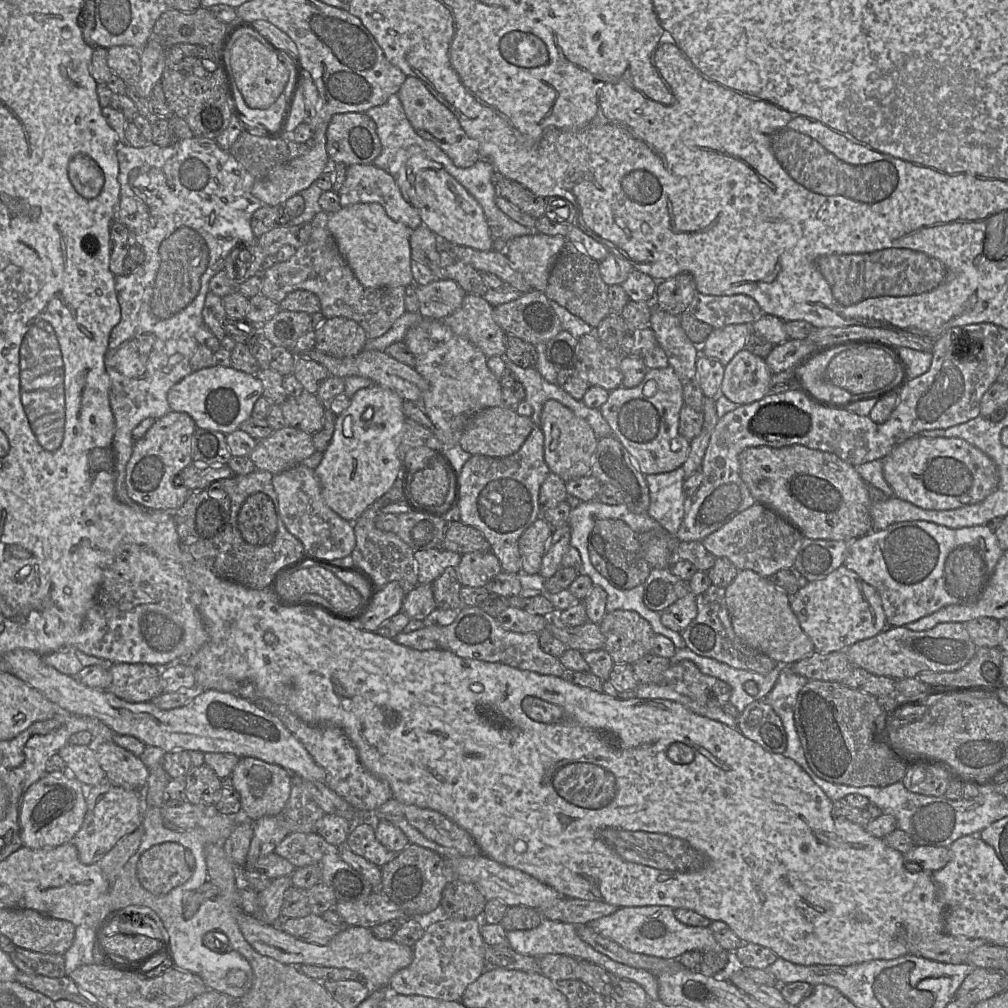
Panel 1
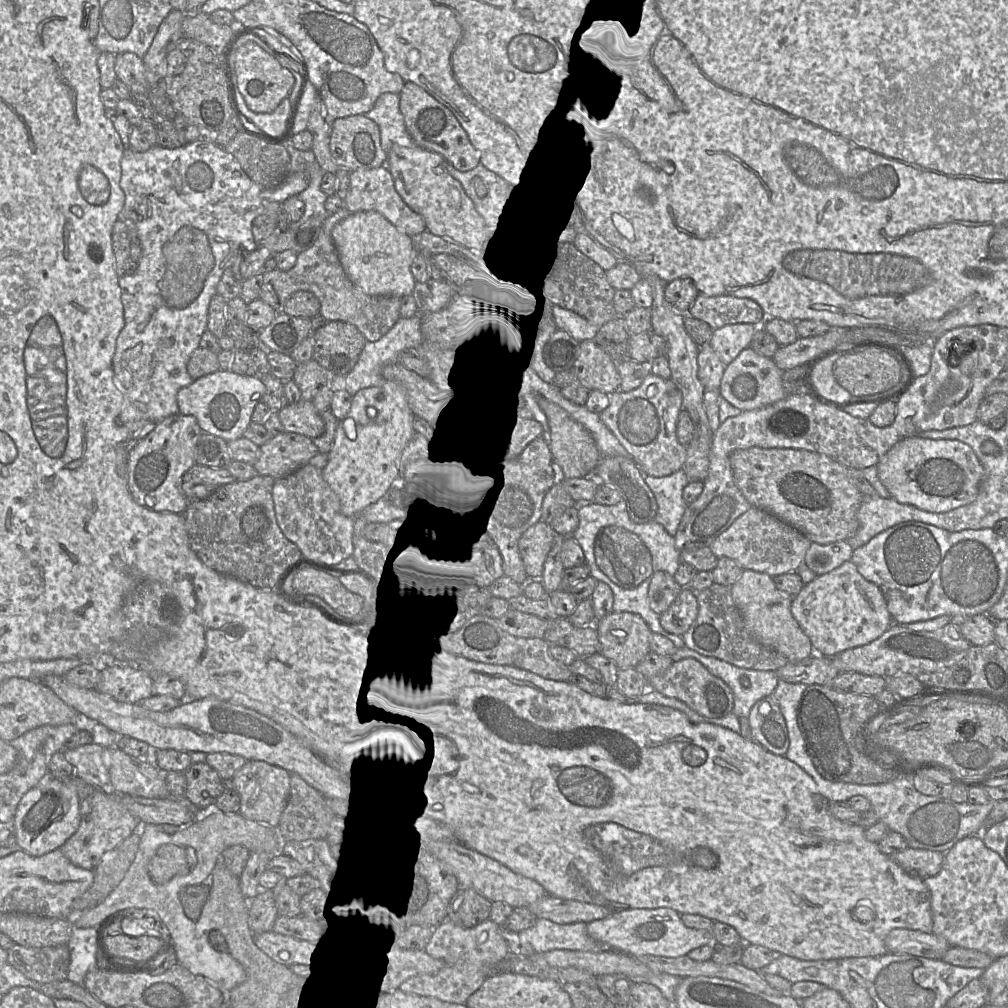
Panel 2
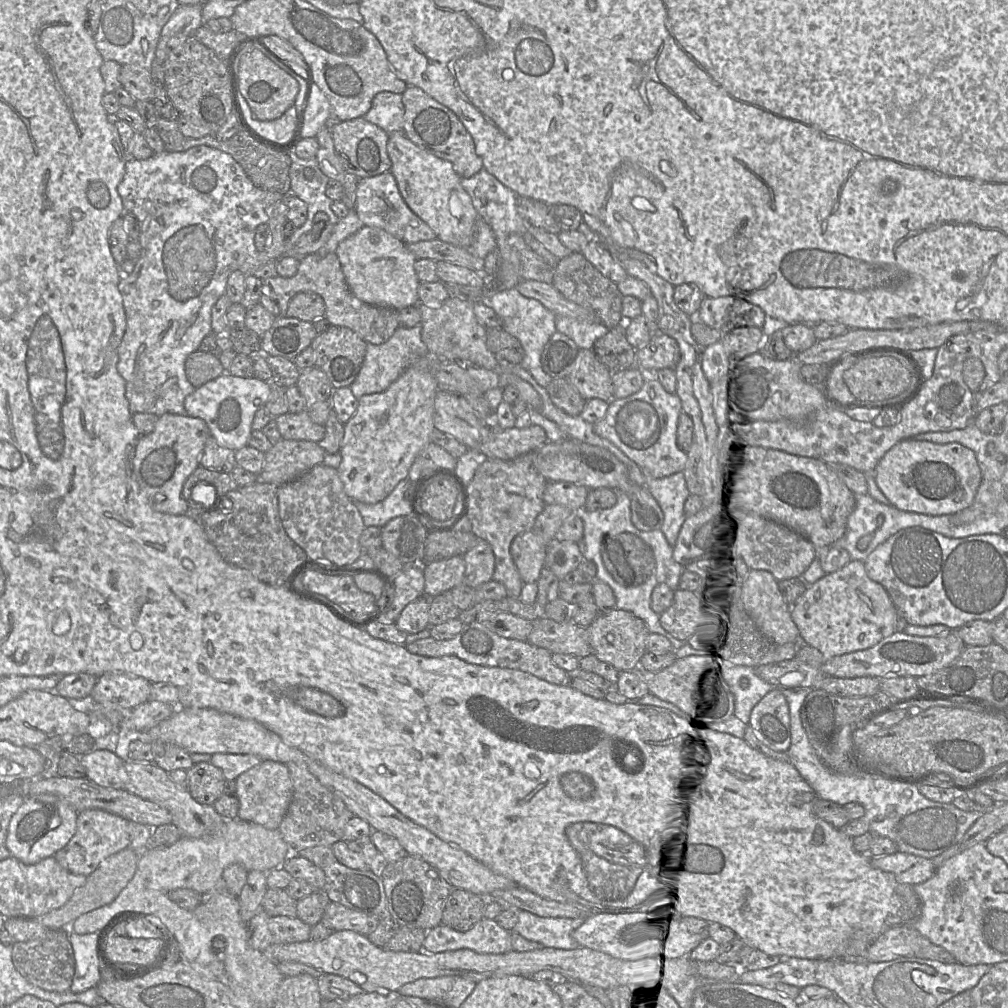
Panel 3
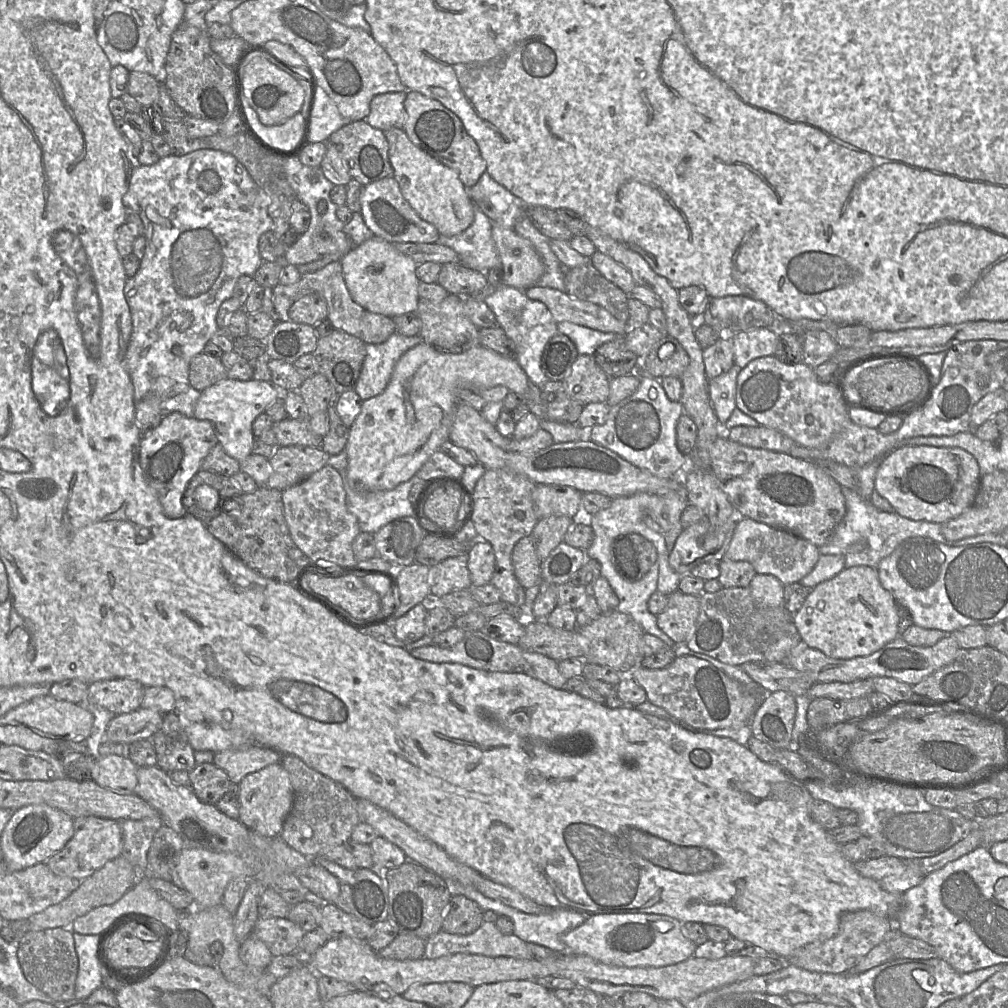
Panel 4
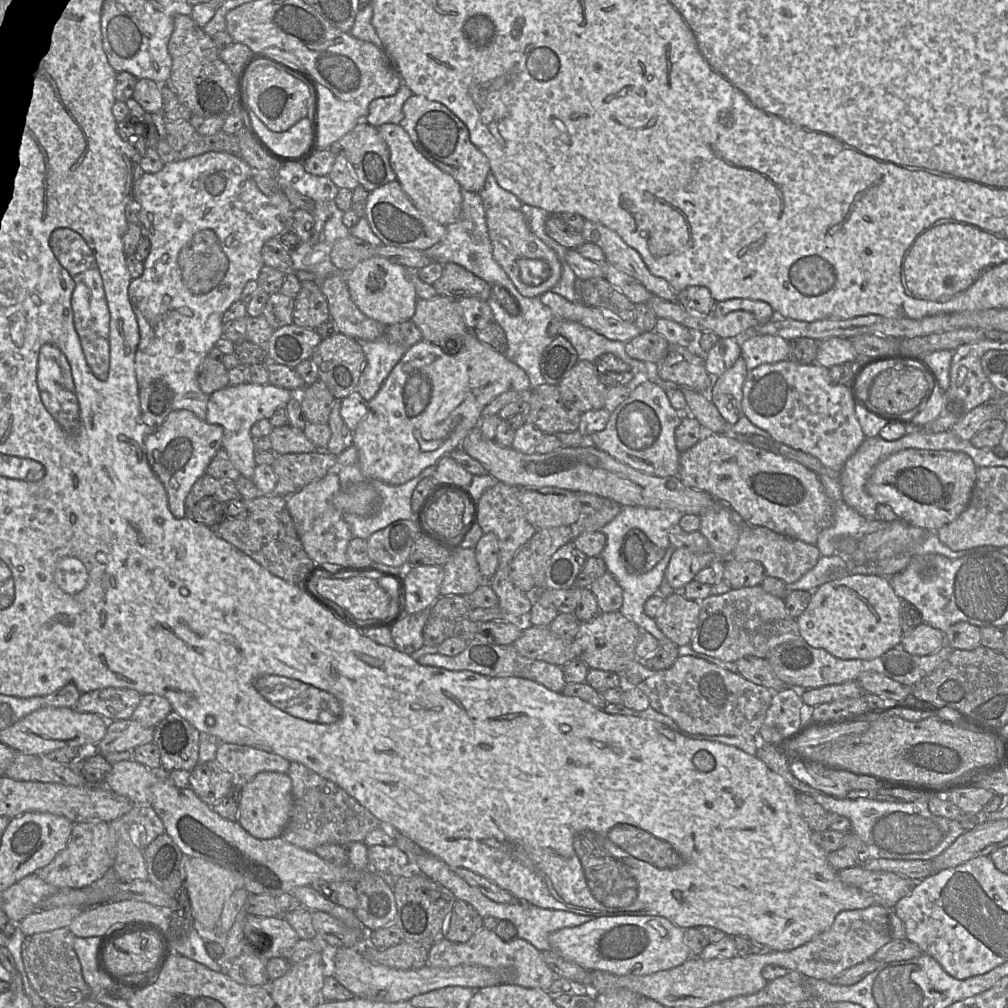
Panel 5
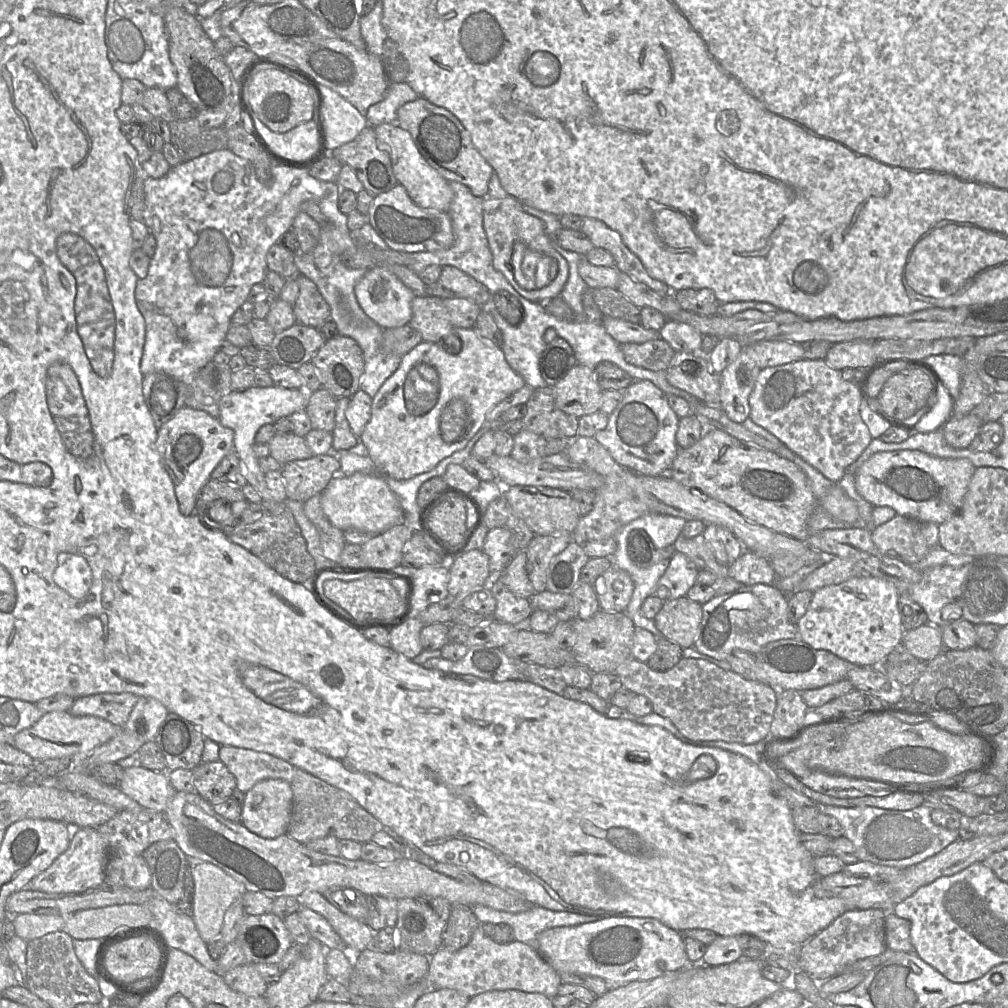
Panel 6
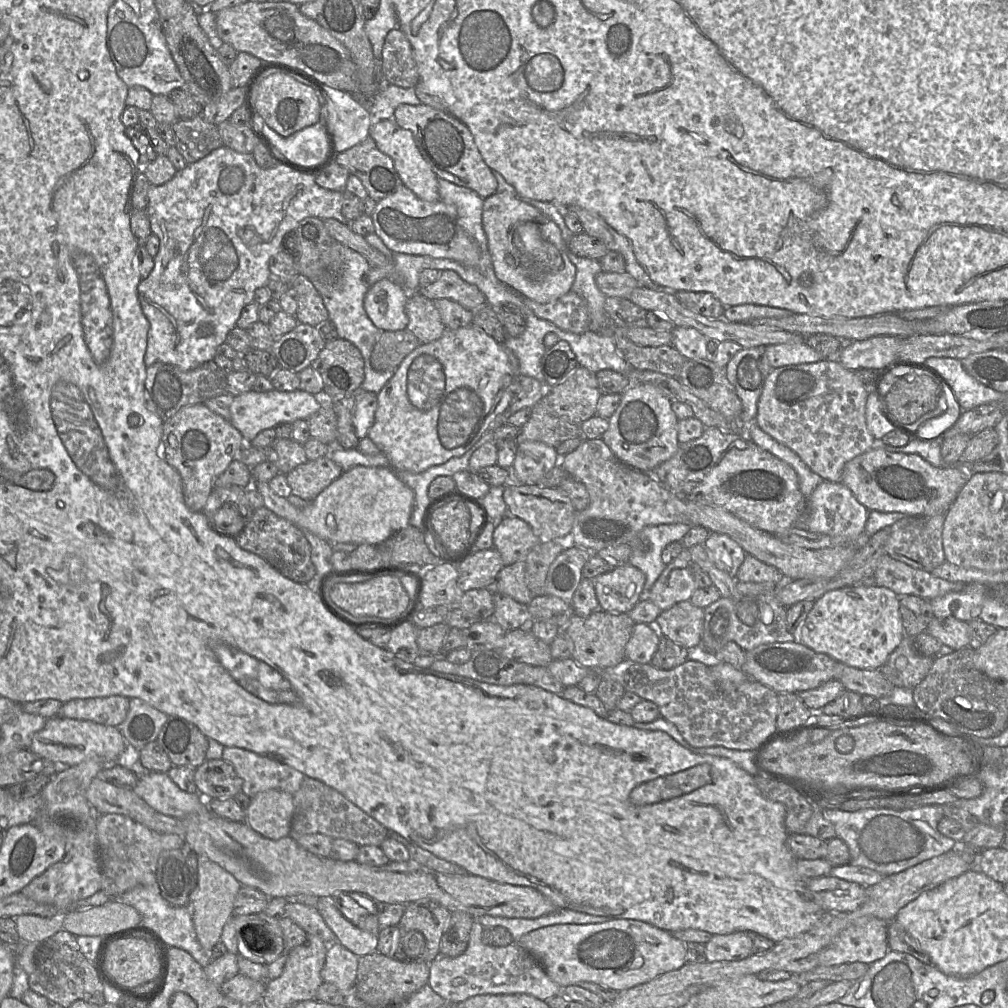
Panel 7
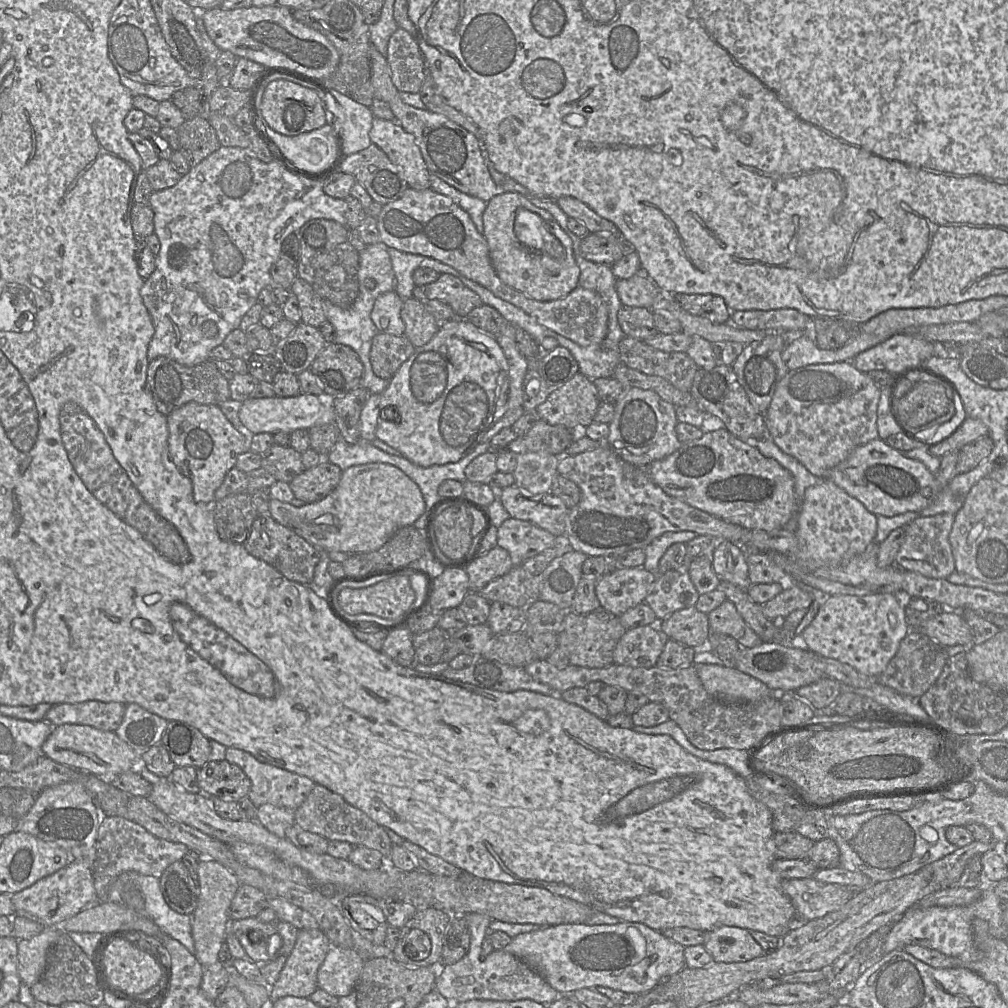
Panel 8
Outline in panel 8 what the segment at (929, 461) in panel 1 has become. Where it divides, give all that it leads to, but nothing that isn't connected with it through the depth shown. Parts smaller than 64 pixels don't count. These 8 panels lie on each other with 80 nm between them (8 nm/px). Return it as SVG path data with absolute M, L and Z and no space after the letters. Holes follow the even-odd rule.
M875 439L854 449L828 477L875 515L892 517L906 512L920 513L941 491L936 475L920 461L907 458L884 440Z

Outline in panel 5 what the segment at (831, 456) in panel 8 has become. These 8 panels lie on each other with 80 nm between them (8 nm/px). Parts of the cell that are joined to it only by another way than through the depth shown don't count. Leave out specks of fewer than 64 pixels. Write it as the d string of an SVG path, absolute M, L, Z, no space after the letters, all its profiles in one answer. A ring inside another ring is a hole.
M784 360L775 363L761 364L748 371L743 384L742 412L754 425L767 431L773 440L811 454L818 458L822 464L832 472L840 473L846 461L857 451L866 438L855 414L855 398L857 398L856 388L847 385L833 384L829 381L828 368L817 363L796 364L789 360Z

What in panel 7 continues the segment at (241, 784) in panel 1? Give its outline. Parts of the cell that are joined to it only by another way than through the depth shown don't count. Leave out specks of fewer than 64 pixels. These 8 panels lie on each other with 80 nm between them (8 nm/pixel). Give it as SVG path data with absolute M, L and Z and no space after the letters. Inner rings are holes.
M267 790L251 798L245 823L264 838L277 841L290 835L293 813L293 795Z

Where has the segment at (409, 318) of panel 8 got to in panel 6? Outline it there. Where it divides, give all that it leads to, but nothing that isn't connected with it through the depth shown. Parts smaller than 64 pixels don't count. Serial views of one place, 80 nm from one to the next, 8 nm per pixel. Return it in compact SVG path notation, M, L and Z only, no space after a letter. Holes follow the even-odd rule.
M414 296L411 302L412 318L408 323L417 330L424 342L436 343L453 332L453 325L443 299L435 296Z

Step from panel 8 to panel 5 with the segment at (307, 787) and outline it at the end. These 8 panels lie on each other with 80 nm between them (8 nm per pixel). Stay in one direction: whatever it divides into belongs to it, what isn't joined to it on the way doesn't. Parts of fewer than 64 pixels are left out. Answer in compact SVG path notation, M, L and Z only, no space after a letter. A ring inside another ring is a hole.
M219 743L215 760L232 775L237 787L243 787L260 772L287 773L290 766L290 761L278 754L233 743Z

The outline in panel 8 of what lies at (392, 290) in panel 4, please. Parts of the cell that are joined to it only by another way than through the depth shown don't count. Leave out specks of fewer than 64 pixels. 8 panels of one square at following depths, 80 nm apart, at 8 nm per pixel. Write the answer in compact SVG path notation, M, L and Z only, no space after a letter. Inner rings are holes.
M389 291L382 293L375 300L371 311L371 320L379 333L401 336L405 333L405 324L401 318L404 300L396 293Z

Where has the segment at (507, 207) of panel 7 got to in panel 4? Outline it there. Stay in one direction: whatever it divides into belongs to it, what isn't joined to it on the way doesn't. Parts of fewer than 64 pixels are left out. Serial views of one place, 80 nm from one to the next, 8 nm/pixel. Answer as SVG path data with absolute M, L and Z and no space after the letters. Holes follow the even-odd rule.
M492 223L492 238L501 261L501 283L523 291L536 285L545 271L545 266L531 242L518 235L514 229L494 223Z

